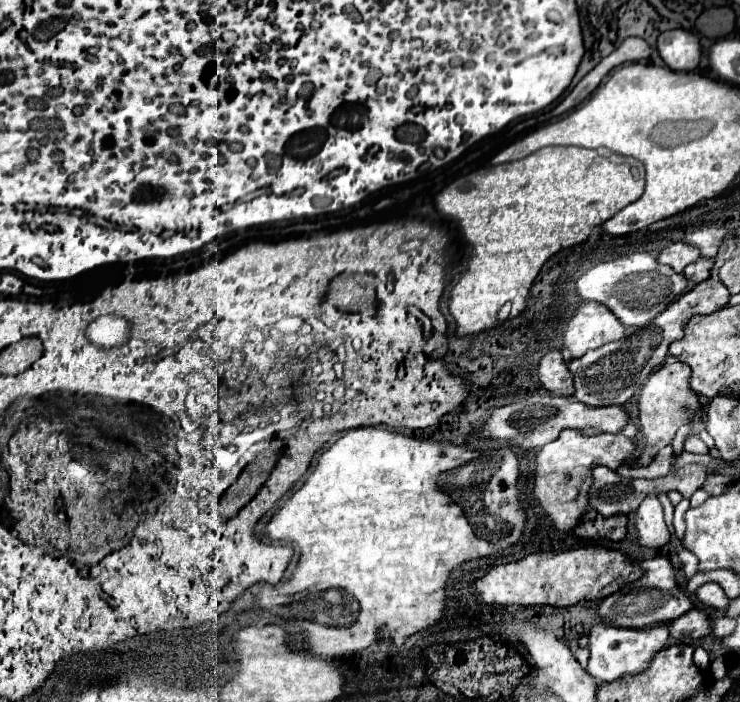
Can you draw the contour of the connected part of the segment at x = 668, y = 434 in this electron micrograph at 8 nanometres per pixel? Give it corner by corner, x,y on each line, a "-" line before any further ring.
669,360
651,372
651,378
645,382
639,396
639,426
641,426
645,448
643,448
643,456
633,466
649,464
653,460
651,454
653,452
659,454
661,448
669,446
675,438
675,432
681,426
705,418
707,402
703,402
703,398
699,398
699,394
691,390
689,378
691,378
691,368
677,360

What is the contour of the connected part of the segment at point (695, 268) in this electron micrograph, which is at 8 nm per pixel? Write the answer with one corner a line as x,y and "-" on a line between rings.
701,258
699,262
687,266
683,274
685,274
691,282
699,284
699,282
703,282
703,280
707,280
707,278
711,276
711,268
713,268
713,264
715,264
715,260
711,260
711,258

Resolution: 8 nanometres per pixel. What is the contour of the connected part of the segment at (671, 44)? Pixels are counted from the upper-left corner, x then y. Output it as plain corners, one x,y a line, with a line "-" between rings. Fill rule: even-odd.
687,30
663,32
657,50
671,70
695,70
701,62
701,40

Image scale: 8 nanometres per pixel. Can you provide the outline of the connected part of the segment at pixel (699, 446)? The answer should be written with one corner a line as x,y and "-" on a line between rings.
696,435
689,436
684,442
684,450
692,454
704,455
709,452
709,448

